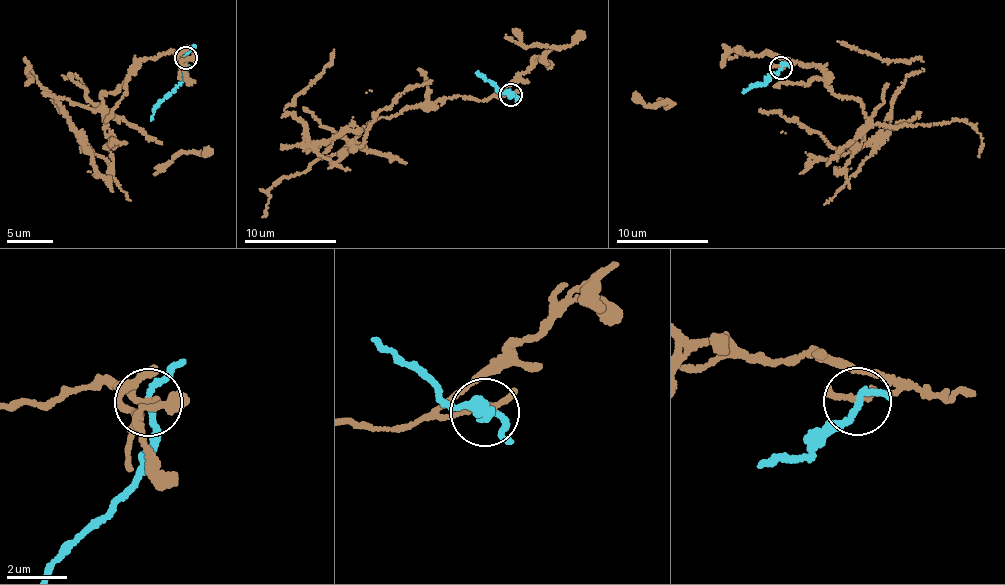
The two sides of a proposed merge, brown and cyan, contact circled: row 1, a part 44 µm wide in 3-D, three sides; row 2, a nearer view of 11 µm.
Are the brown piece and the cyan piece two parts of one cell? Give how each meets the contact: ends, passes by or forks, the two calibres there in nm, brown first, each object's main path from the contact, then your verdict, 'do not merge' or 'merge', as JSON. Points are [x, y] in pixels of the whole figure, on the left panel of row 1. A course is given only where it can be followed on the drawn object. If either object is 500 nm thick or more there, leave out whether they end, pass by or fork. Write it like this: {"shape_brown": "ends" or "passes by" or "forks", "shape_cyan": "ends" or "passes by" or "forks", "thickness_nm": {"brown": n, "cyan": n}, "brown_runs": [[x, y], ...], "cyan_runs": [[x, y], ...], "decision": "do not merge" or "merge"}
{"shape_brown": "ends", "shape_cyan": "passes by", "thickness_nm": {"brown": 280, "cyan": 190}, "brown_runs": [[184, 58], [171, 51], [145, 57], [118, 90], [101, 94], [111, 169], [26, 60], [31, 79], [25, 85]], "cyan_runs": [[184, 58], [181, 83], [156, 108], [151, 120]], "decision": "do not merge"}

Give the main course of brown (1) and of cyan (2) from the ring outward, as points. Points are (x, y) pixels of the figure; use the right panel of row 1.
1: (780, 67), (812, 62), (831, 92), (861, 103), (864, 139), (849, 176), (923, 61), (837, 41)
2: (780, 67), (766, 83), (743, 93)

